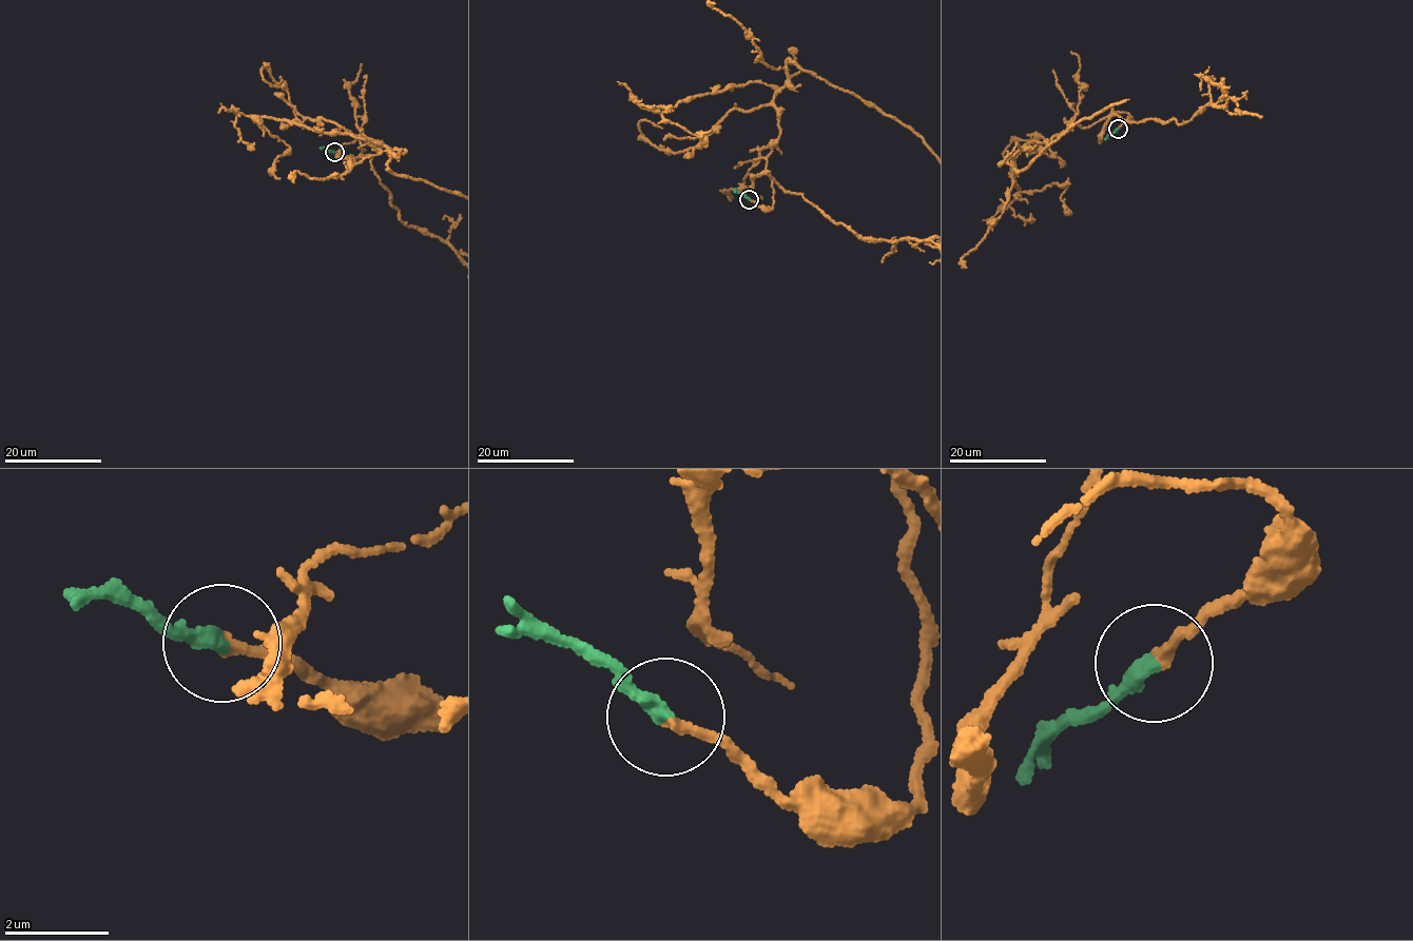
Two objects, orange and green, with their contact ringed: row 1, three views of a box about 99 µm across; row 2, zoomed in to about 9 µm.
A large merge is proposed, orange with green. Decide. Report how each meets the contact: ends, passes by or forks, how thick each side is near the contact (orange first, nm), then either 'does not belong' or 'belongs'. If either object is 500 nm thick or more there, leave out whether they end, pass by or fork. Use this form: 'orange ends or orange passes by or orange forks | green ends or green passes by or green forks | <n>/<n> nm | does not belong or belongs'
orange ends | green ends | 190/280 nm | belongs

